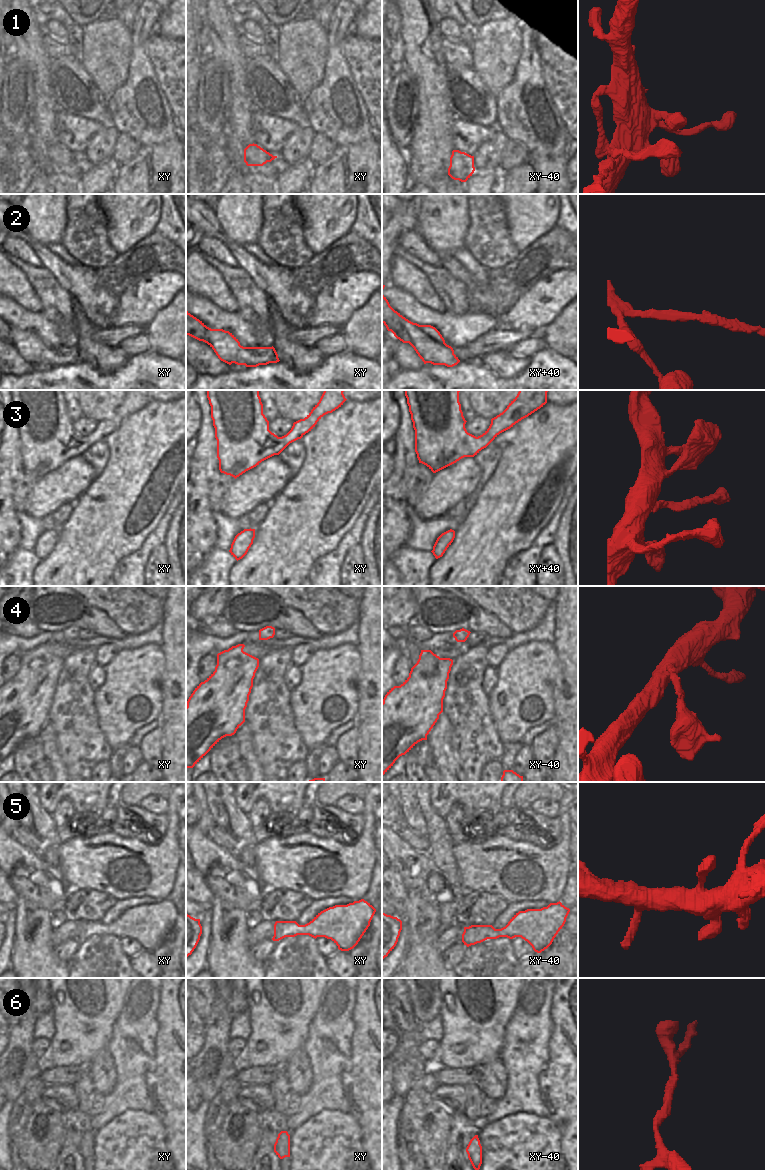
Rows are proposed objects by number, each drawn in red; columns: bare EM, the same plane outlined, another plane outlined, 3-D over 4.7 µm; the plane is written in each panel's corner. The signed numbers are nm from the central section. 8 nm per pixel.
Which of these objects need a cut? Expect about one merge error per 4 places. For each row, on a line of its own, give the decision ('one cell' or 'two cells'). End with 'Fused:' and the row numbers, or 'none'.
1: one cell
2: two cells
3: one cell
4: one cell
5: one cell
6: one cell
Fused: 2

